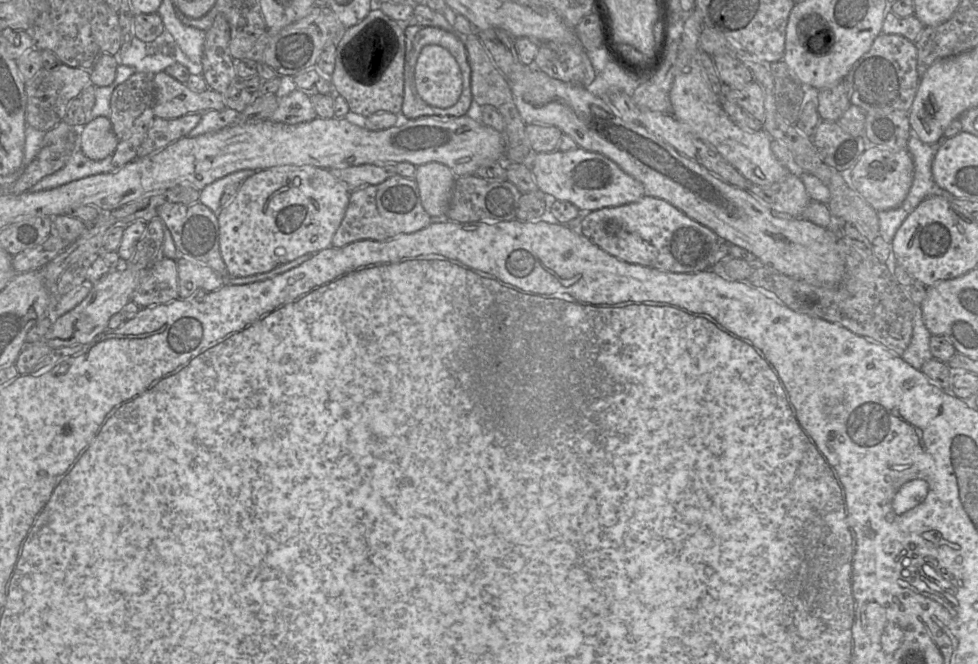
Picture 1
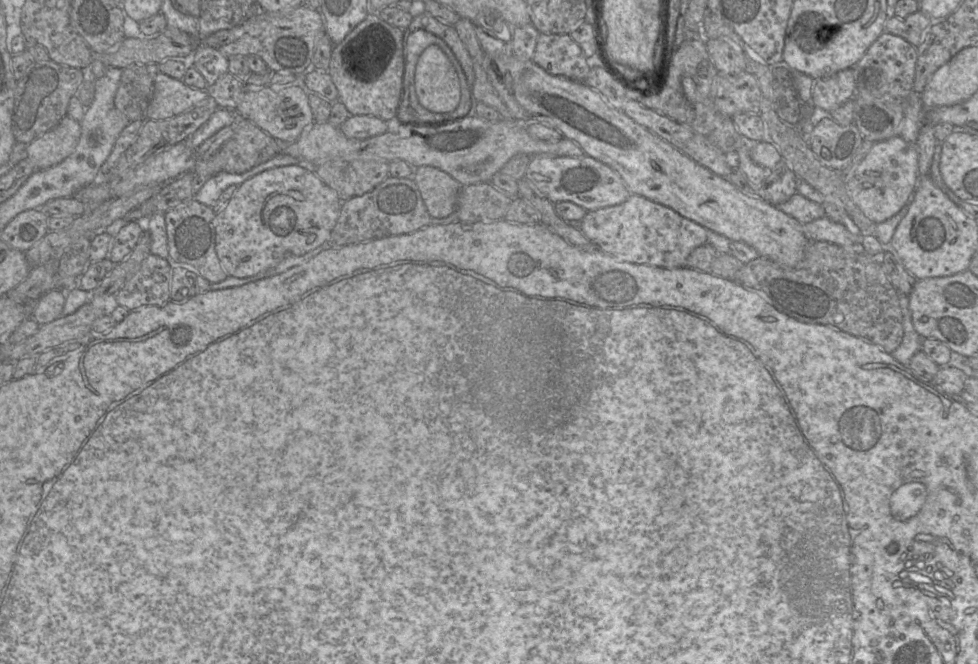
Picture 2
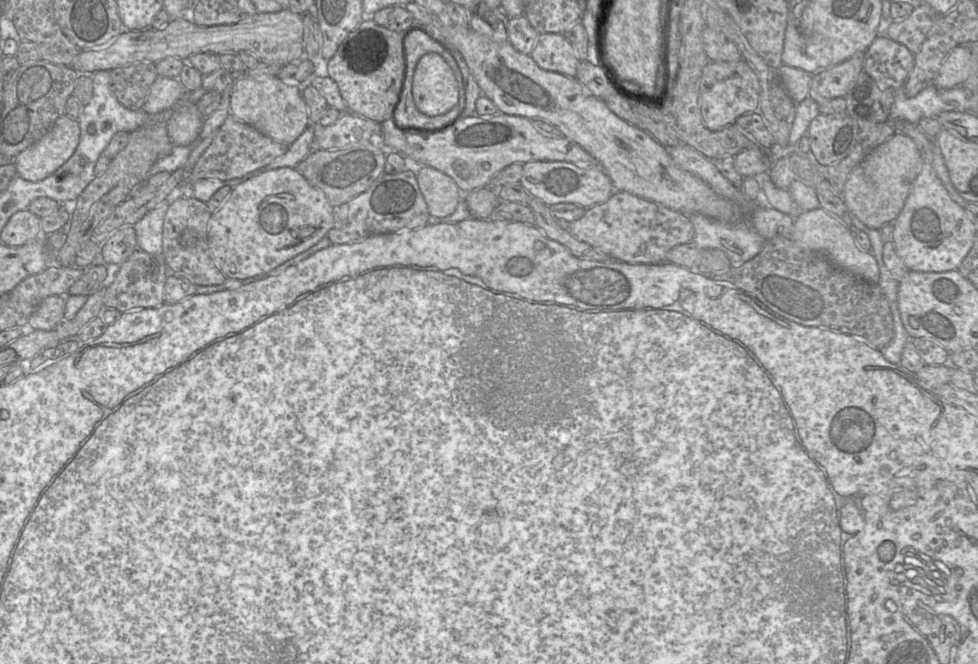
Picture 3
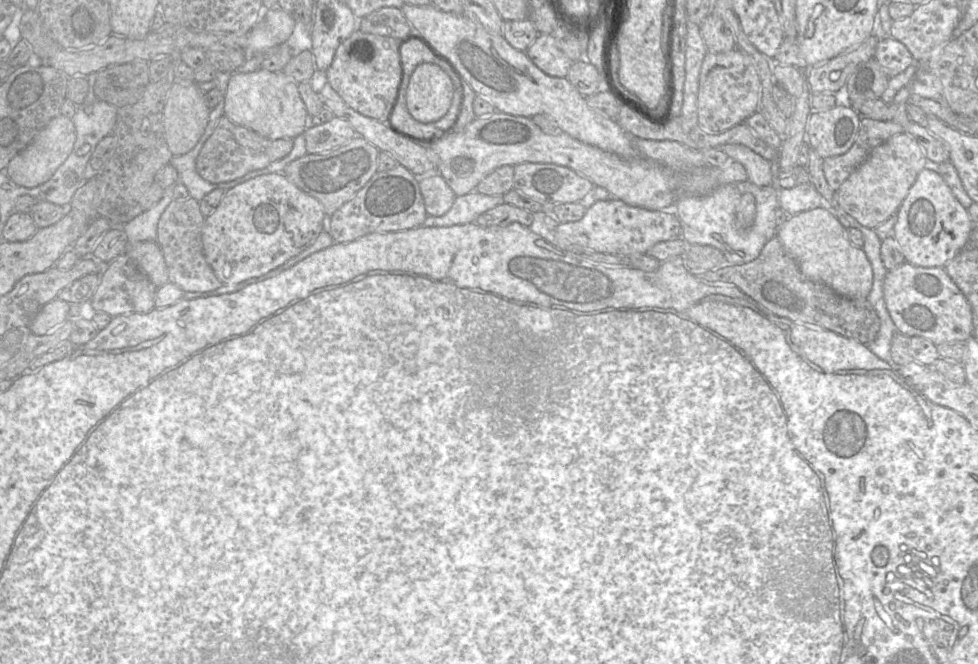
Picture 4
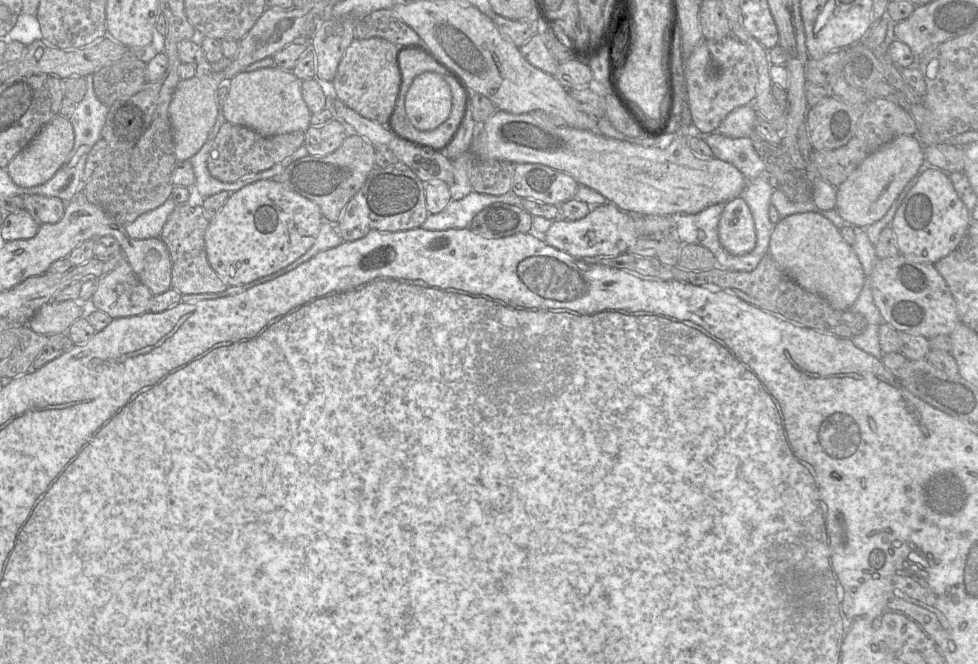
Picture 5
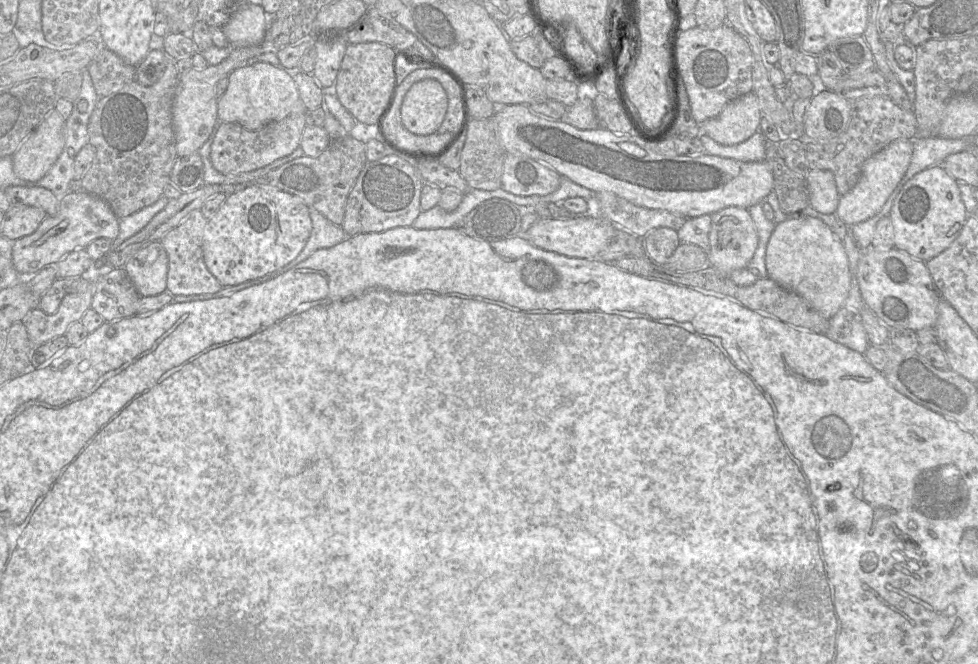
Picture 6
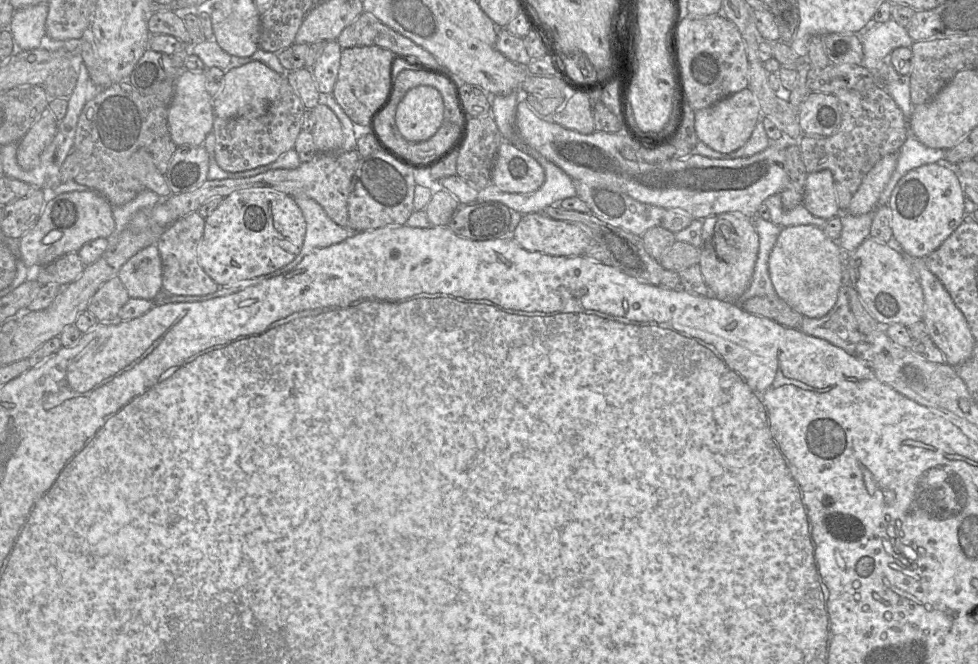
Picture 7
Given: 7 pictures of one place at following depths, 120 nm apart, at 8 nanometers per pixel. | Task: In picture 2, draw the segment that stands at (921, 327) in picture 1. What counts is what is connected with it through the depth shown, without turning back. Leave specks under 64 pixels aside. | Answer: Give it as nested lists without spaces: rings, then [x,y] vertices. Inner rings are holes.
[[[899,293],[900,307],[903,317],[904,336],[899,347],[890,355],[899,363],[909,368],[910,360],[918,351],[922,351],[921,337],[912,323],[912,314],[909,306],[909,296]]]

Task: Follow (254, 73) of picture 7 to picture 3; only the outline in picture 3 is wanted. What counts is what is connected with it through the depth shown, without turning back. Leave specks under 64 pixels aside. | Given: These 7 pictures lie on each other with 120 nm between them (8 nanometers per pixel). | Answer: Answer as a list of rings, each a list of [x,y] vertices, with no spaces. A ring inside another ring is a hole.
[[[242,76],[234,80],[230,94],[230,114],[254,127],[265,136],[291,145],[309,125],[308,107],[297,84],[284,82],[278,76]]]

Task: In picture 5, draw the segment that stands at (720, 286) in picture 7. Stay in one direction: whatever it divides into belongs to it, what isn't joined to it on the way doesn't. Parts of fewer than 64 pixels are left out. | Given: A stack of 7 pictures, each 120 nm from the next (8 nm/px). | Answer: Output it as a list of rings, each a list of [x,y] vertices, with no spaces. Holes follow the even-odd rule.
[[[736,196],[725,203],[718,223],[721,246],[733,255],[751,252],[756,245],[754,220],[746,201]]]

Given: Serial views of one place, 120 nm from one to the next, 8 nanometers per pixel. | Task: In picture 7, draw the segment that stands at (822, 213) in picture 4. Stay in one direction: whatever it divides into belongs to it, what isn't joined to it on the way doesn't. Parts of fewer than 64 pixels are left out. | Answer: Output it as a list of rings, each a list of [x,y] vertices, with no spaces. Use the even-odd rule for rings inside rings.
[[[816,225],[786,226],[768,260],[776,295],[804,317],[821,318],[835,305],[842,285],[842,249]]]

